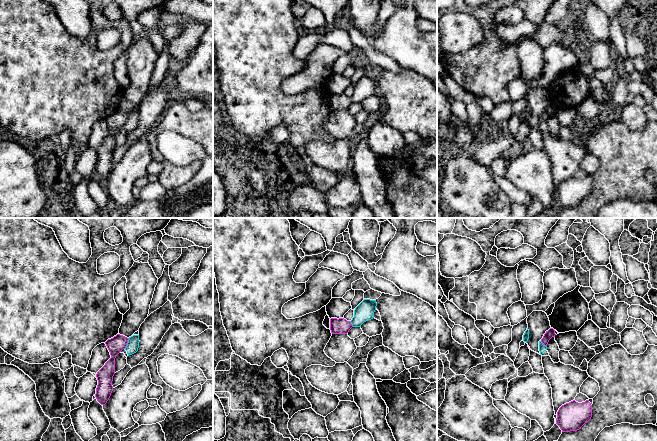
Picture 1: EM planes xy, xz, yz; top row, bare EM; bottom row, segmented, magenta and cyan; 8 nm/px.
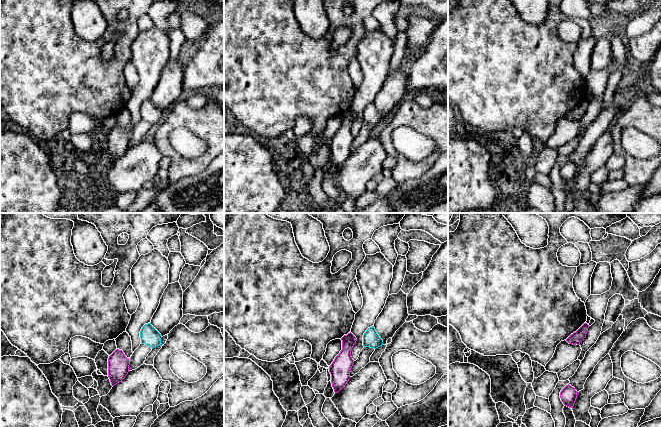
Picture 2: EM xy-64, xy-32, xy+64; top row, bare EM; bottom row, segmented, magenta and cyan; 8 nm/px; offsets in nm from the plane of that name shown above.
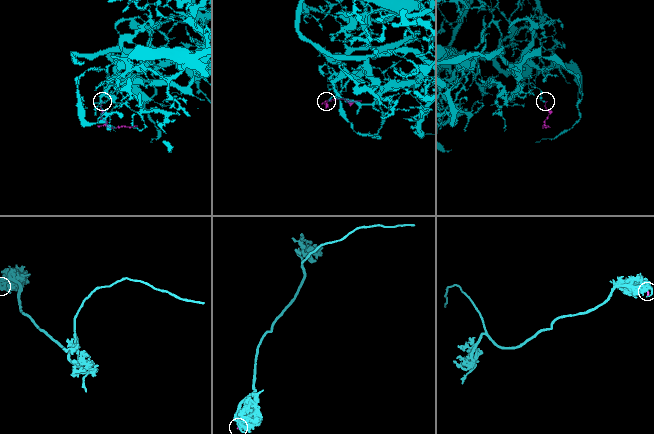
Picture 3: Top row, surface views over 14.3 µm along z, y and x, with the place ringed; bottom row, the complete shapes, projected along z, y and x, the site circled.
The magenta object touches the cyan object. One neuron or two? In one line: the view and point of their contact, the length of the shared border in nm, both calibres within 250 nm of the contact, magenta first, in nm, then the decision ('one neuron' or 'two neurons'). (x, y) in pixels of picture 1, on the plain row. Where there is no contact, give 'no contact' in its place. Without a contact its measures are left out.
xy (127, 118) | 100 nm | 140/100 nm | two neurons

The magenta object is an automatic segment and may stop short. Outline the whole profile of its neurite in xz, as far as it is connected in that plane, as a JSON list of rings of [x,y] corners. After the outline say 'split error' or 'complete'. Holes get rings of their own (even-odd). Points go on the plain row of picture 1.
[[[344,94],[330,95],[330,106],[332,110],[347,110],[352,103],[351,98]]] | complete

